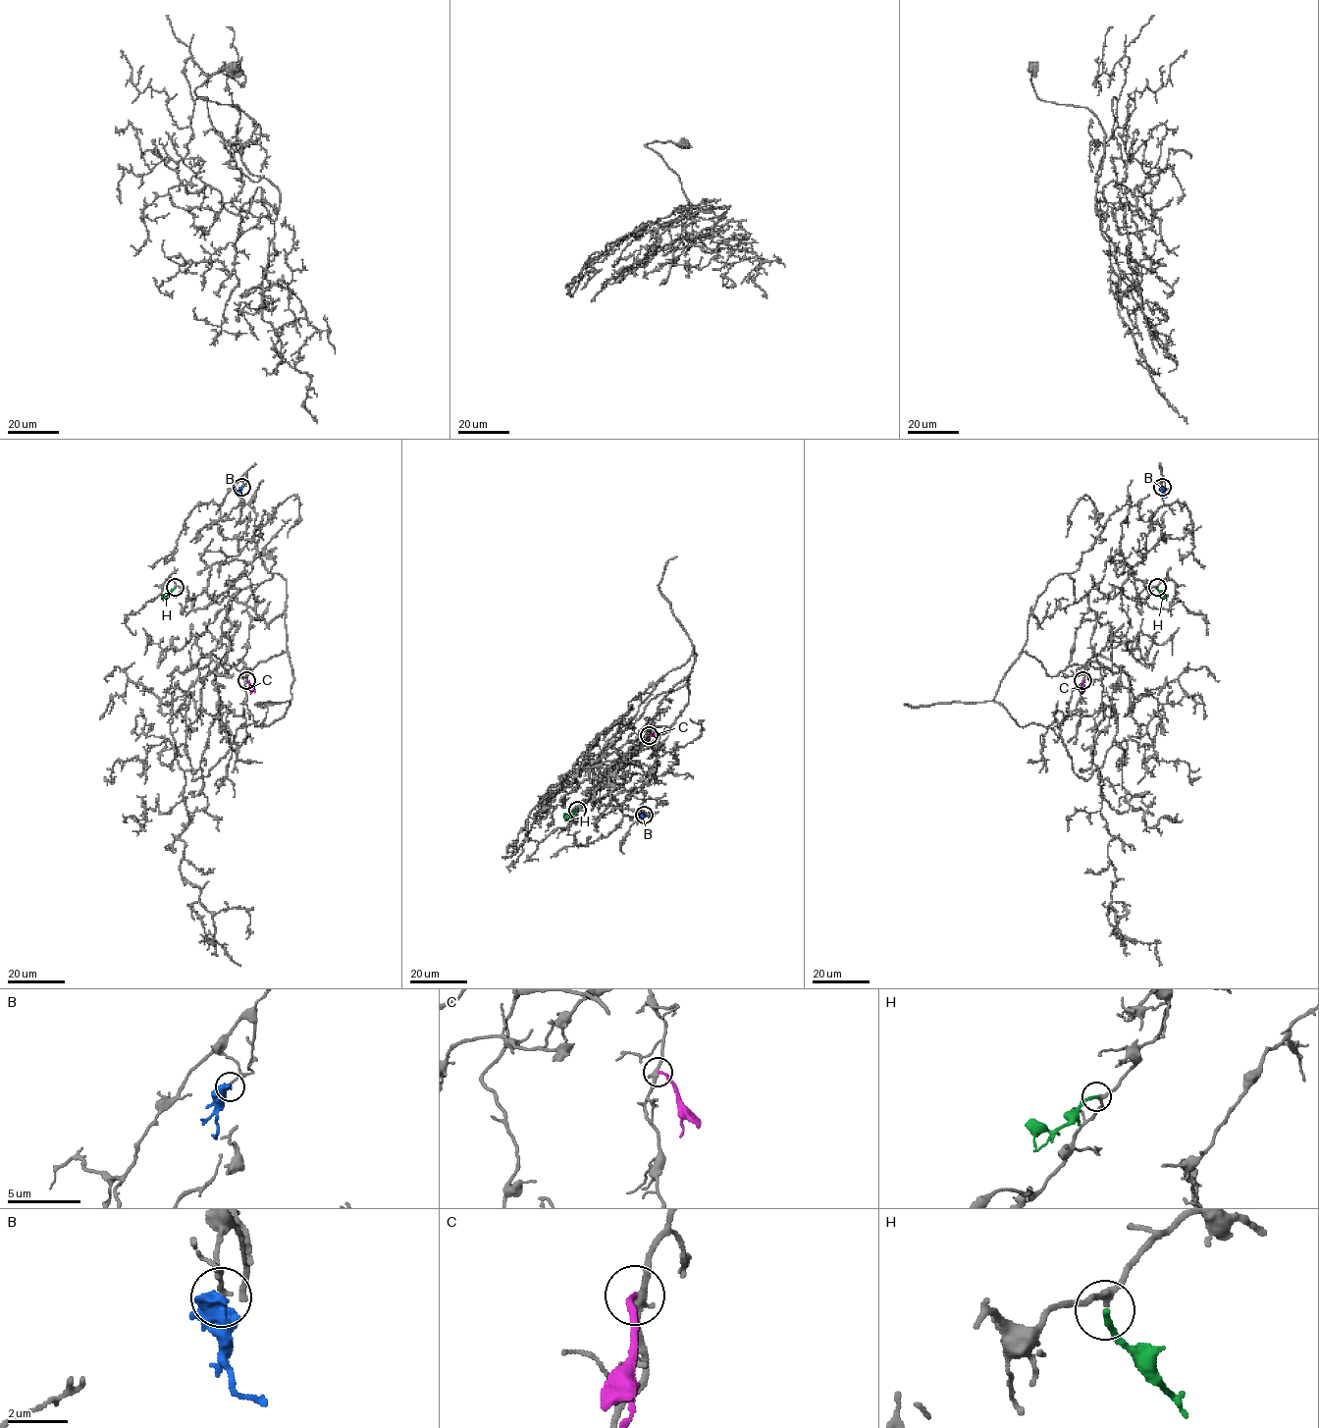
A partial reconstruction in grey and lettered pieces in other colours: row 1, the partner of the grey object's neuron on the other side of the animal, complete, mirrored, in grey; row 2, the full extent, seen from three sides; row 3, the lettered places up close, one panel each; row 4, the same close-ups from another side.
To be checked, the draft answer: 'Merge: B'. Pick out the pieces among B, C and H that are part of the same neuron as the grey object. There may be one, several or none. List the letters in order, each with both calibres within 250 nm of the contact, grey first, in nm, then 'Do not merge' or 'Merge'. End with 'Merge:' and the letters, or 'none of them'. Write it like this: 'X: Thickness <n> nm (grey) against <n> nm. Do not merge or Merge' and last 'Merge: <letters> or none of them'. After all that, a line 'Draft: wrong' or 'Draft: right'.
B: Thickness 100 nm (grey) against 500 nm. Do not merge
C: Thickness 260 nm (grey) against 170 nm. Do not merge
H: Thickness 200 nm (grey) against 190 nm. Merge
Merge: H
Draft: wrong

